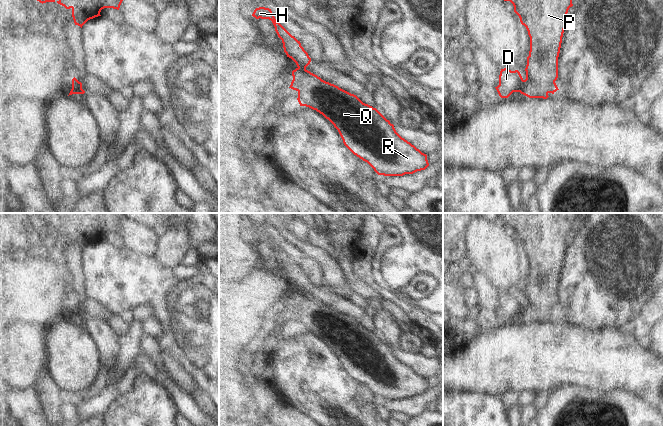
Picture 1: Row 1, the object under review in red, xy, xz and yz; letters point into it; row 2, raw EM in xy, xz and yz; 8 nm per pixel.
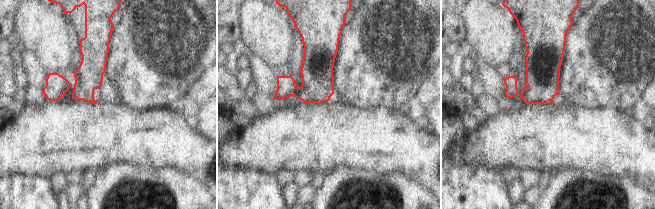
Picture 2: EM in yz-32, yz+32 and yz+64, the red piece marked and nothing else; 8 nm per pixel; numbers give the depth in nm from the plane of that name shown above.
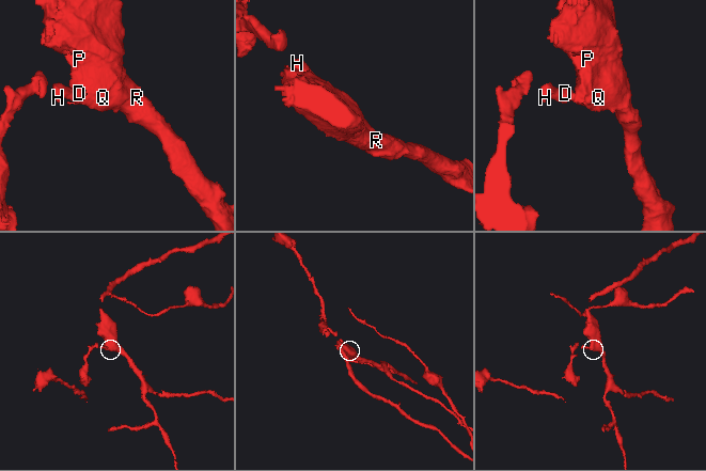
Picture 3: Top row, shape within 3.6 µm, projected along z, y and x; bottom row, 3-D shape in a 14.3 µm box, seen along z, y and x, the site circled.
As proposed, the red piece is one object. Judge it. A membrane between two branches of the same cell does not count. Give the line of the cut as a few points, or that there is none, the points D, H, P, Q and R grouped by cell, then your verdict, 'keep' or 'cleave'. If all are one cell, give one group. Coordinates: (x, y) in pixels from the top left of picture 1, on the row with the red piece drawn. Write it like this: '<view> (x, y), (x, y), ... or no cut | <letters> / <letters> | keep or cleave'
yz (524, 80), (524, 84), (519, 91) | D H / P Q R | cleave

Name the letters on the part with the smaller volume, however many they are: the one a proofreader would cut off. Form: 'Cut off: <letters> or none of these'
Cut off: D, H.

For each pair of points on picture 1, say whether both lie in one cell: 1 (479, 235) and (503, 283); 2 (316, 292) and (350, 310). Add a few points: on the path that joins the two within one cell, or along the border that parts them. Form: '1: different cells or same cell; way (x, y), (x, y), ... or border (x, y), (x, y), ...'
1: same cell; way (489, 247), (498, 256), (503, 271)
2: same cell; way (324, 294), (333, 301), (342, 304)

